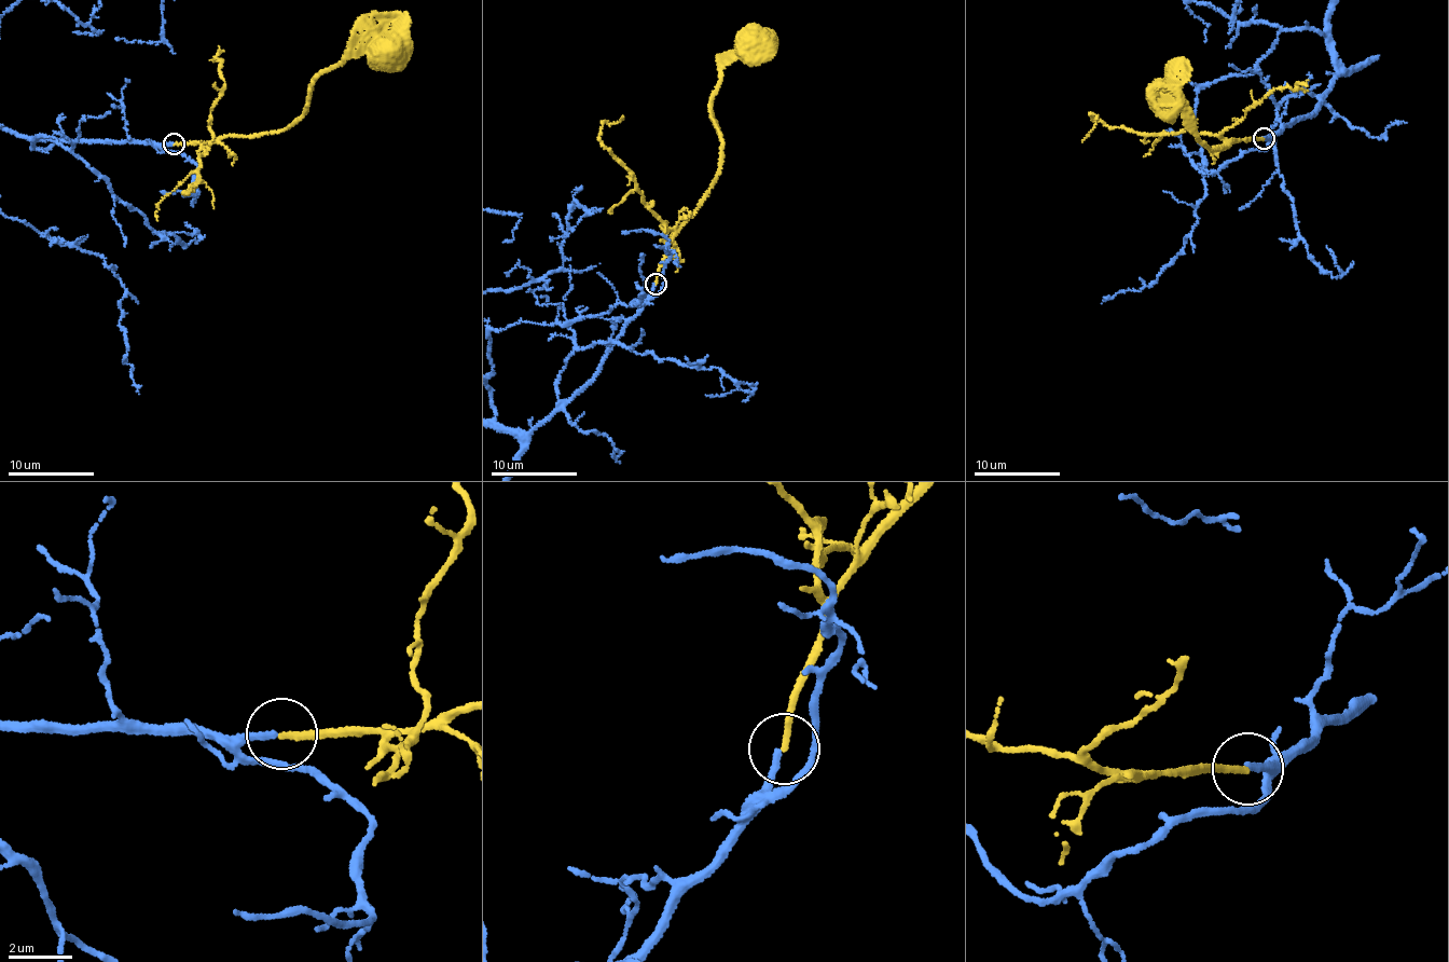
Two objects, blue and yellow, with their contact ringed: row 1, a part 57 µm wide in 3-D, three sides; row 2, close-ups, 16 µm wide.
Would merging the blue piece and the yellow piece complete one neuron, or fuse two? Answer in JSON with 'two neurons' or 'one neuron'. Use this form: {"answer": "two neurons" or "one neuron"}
{"answer": "two neurons"}

